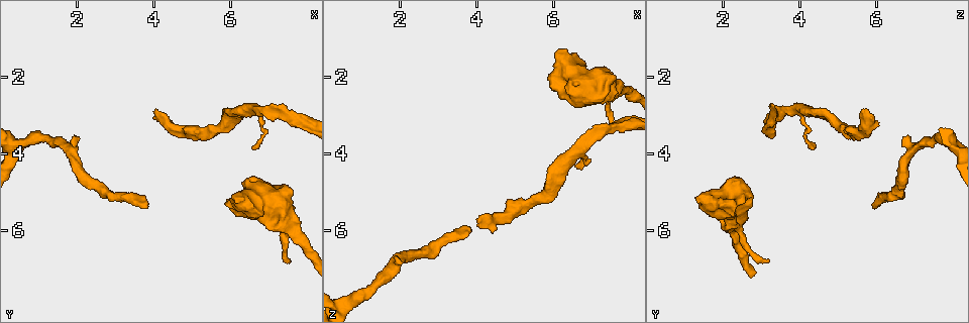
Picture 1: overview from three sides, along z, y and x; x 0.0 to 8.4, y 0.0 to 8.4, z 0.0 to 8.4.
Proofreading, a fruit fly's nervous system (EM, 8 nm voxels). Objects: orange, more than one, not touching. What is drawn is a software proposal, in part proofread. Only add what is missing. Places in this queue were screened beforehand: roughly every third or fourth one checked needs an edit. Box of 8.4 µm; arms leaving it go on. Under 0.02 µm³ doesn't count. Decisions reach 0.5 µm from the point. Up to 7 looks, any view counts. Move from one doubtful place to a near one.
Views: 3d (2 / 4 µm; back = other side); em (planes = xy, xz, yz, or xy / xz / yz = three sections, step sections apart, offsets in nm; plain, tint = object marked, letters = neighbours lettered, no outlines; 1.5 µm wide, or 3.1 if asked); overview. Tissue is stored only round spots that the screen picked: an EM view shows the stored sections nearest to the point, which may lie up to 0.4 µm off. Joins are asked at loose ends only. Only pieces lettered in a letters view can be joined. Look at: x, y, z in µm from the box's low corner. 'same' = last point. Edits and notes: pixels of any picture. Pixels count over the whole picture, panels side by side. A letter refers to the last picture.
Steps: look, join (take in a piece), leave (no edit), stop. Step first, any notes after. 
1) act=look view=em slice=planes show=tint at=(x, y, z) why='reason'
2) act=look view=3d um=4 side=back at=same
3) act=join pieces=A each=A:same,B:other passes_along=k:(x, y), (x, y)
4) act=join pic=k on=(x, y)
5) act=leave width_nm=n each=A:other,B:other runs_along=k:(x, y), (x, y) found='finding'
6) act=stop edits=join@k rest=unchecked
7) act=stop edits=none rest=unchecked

act=look view=em slice=planes show=plain at=(4.10, 2.90, 5.60) why='free end'

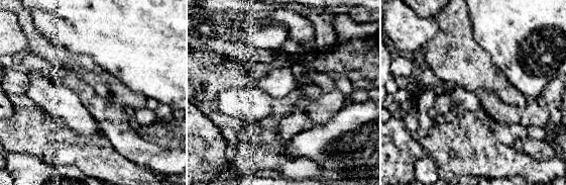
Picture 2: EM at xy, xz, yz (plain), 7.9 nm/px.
act=look view=em slice=planes show=letters at=same

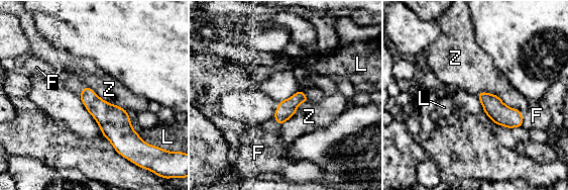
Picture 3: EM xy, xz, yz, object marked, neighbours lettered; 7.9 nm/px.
act=join pieces=F each=F:same,L:other,Z:other passes_along=3:(494, 108), (522, 118), (537, 115) found='the neuron continues'

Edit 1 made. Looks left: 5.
act=look view=em slice=xz step=4 show=tint at=(6.10, 5.10, 1.30) why='free end'

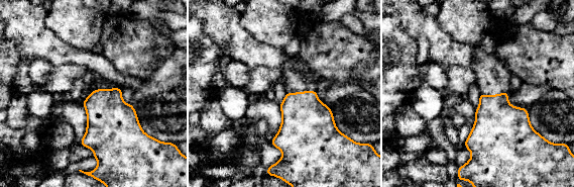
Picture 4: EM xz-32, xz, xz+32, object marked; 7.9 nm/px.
act=look view=em slice=planes show=letters at=same why='another direction'

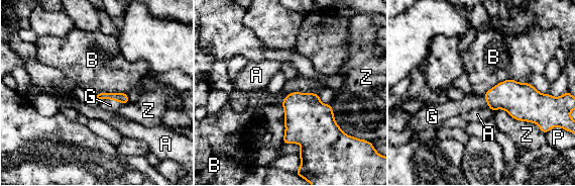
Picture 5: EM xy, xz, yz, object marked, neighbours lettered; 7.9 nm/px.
act=join pieces=G longest_contact=B:380nm each=A:other,B:other,G:same,P:other,Z:other passes_along=5:(123, 98), (111, 99), (110, 105) found='it goes on there'

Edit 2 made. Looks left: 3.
act=stop edits=join@3,join@5 rest=unchecked

